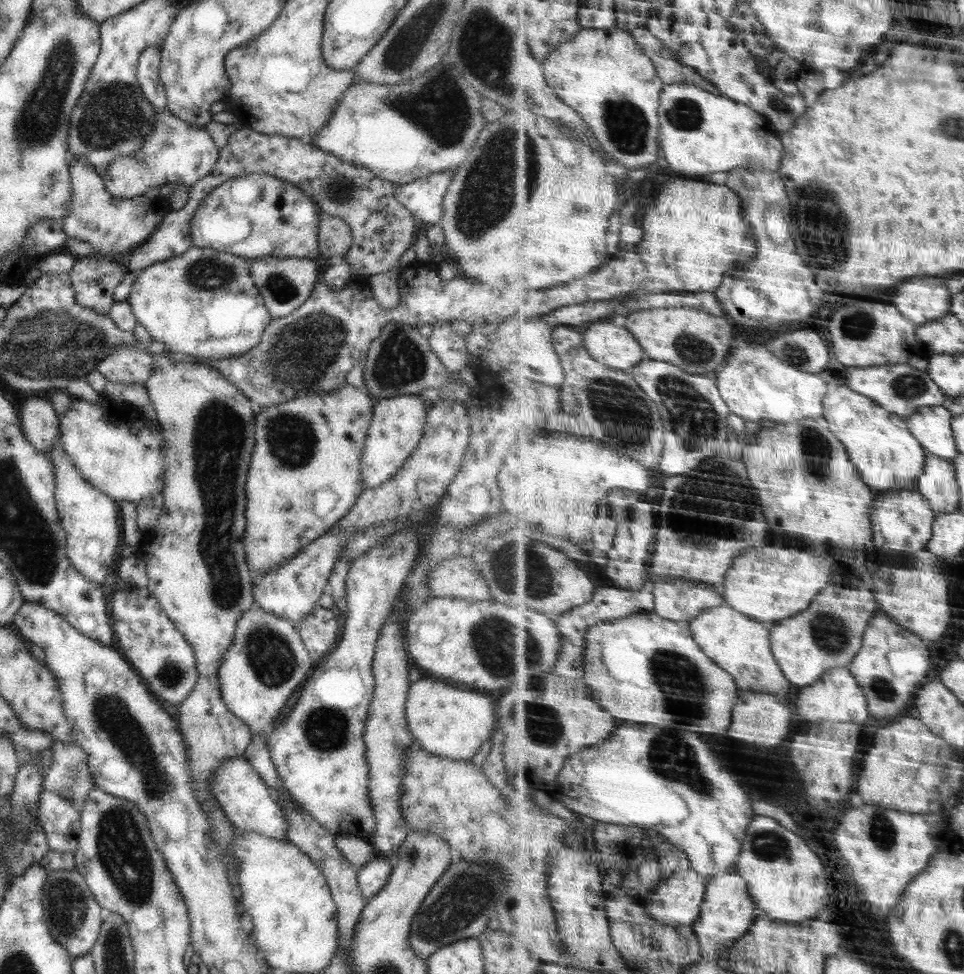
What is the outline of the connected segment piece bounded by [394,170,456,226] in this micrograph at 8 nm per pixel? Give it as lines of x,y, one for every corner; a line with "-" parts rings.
448,170
426,175
410,184
394,186
394,196
416,218
423,220
429,226
440,223
444,195
450,186
456,170

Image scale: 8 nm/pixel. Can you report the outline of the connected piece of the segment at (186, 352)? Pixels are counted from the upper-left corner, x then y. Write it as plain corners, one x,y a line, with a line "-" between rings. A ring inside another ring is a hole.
194,245
178,257
143,268
134,280
127,301
137,322
146,328
157,344
165,348
165,352
201,361
238,358
252,351
261,342
264,329
272,320
259,290
254,286
247,259

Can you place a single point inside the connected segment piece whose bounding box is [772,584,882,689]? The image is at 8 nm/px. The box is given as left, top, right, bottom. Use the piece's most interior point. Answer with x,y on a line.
831,633

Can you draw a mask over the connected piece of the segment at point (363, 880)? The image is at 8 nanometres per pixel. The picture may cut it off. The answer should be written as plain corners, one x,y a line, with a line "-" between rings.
378,854
357,870
357,881
366,900
386,884
391,870
390,861
382,854

